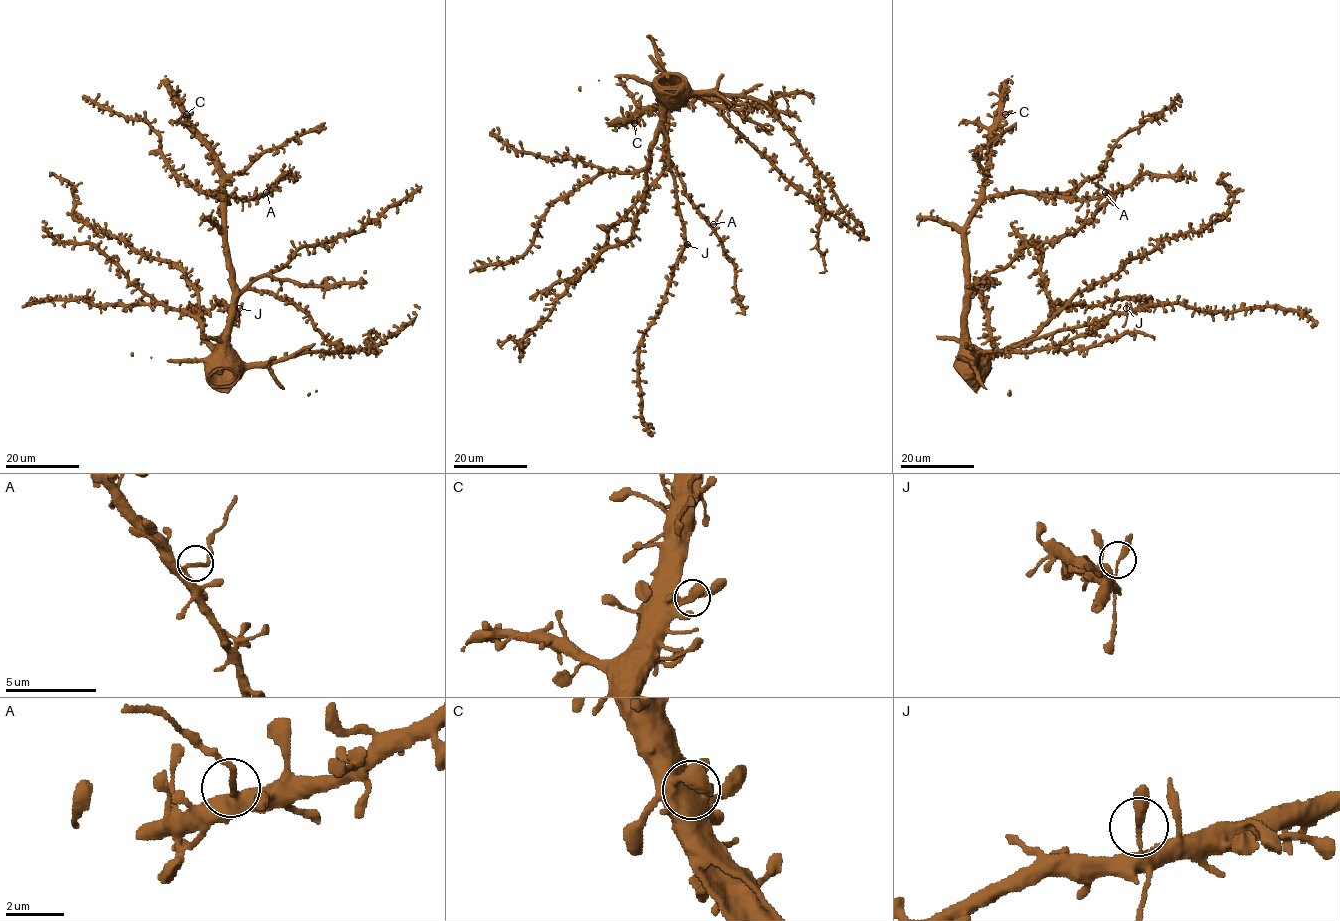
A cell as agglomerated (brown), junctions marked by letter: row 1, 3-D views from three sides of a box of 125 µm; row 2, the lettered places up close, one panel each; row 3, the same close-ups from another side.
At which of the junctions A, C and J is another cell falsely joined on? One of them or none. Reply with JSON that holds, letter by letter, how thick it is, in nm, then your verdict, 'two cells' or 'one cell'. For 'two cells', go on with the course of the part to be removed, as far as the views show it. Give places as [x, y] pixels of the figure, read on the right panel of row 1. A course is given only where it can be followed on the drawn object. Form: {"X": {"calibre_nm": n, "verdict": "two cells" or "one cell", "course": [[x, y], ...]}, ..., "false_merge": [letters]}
{"A": {"calibre_nm": 240, "verdict": "two cells", "course": [[1105, 192], [1096, 183], [1091, 183]]}, "C": {"calibre_nm": 220, "verdict": "one cell"}, "J": {"calibre_nm": 240, "verdict": "one cell"}, "false_merge": ["A"]}

